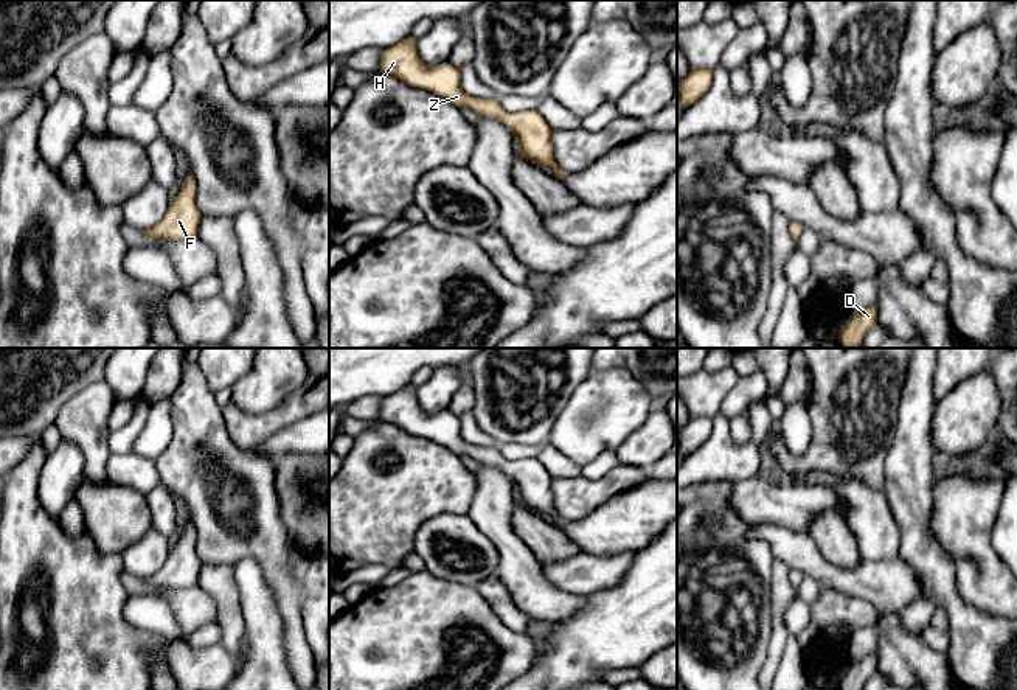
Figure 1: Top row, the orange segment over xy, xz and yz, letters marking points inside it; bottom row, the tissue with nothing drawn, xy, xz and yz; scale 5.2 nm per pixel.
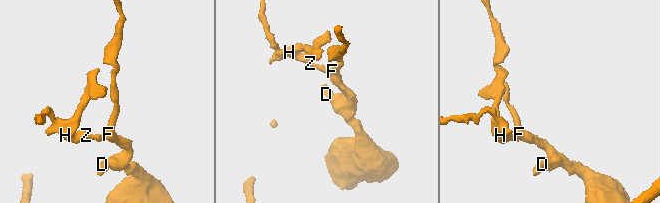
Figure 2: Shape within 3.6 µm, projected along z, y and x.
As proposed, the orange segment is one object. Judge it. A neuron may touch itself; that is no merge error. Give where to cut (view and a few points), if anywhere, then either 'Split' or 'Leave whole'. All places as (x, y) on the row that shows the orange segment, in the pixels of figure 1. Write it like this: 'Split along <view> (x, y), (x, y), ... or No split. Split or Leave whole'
No split. Leave whole

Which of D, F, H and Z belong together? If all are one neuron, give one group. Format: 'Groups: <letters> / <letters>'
Groups: D F H Z

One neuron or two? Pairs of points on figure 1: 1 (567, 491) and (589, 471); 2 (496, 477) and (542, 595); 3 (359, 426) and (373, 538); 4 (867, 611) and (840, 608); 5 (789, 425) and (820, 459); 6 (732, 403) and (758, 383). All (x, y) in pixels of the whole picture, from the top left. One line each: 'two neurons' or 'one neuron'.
1: two neurons
2: one neuron
3: two neurons
4: one neuron
5: two neurons
6: one neuron

